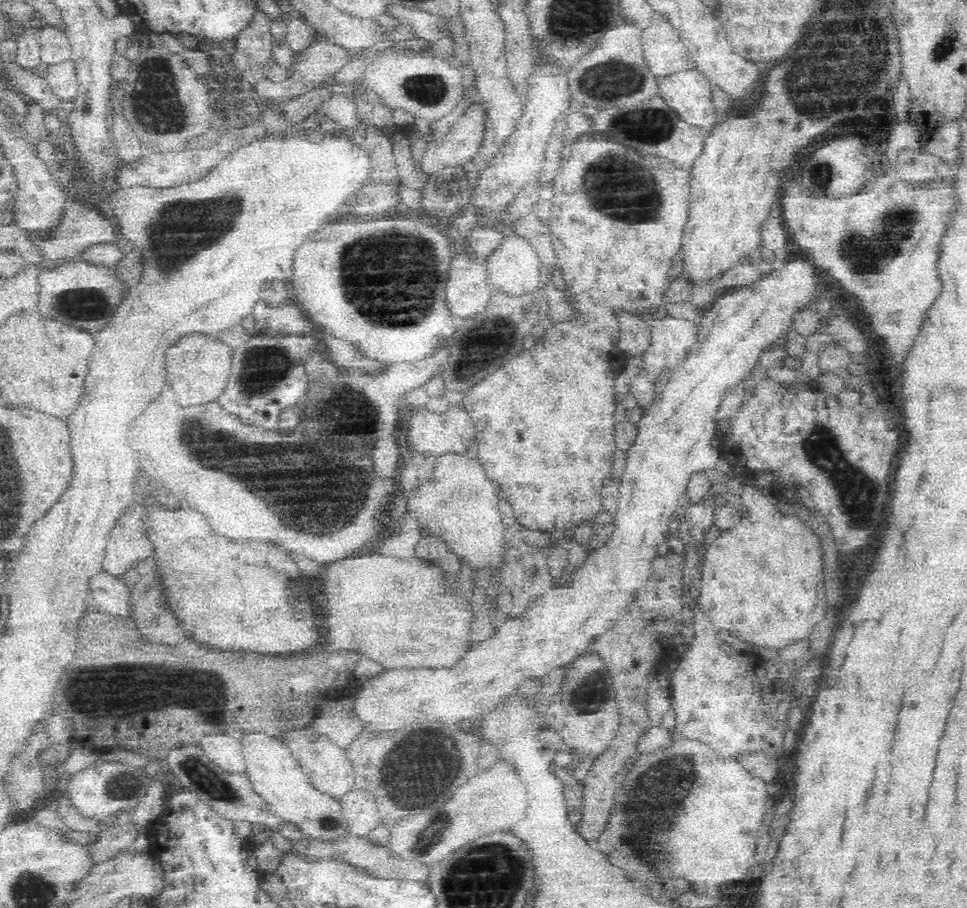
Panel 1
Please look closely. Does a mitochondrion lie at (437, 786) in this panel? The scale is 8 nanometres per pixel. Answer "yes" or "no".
yes

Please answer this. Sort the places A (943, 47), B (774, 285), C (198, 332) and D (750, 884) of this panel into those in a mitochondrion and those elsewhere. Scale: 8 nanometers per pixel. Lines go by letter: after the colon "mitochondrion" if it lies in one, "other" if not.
A: mitochondrion
B: other
C: other
D: other

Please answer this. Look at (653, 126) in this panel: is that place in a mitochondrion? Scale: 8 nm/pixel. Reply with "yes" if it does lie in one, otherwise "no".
yes

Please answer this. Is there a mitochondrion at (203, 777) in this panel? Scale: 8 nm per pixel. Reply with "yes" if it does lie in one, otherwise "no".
yes

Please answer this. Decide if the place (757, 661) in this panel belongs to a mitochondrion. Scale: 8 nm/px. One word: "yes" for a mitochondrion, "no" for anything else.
no

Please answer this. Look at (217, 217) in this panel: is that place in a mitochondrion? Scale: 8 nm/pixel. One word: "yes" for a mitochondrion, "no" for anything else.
yes

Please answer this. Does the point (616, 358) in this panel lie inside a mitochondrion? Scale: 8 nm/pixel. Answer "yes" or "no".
no

